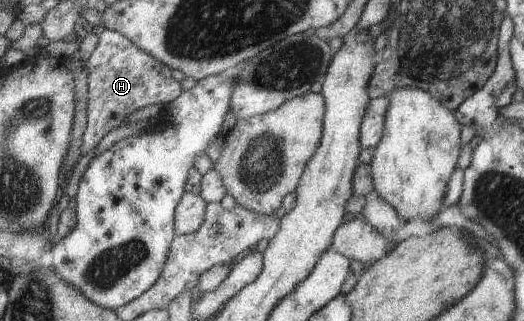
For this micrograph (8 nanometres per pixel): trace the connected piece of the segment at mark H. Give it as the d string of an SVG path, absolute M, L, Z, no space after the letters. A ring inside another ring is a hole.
M105 29L99 34L95 49L86 59L86 68L86 126L81 136L81 157L135 110L155 104L166 106L182 92L180 83L171 77L171 69L135 48L115 31Z

